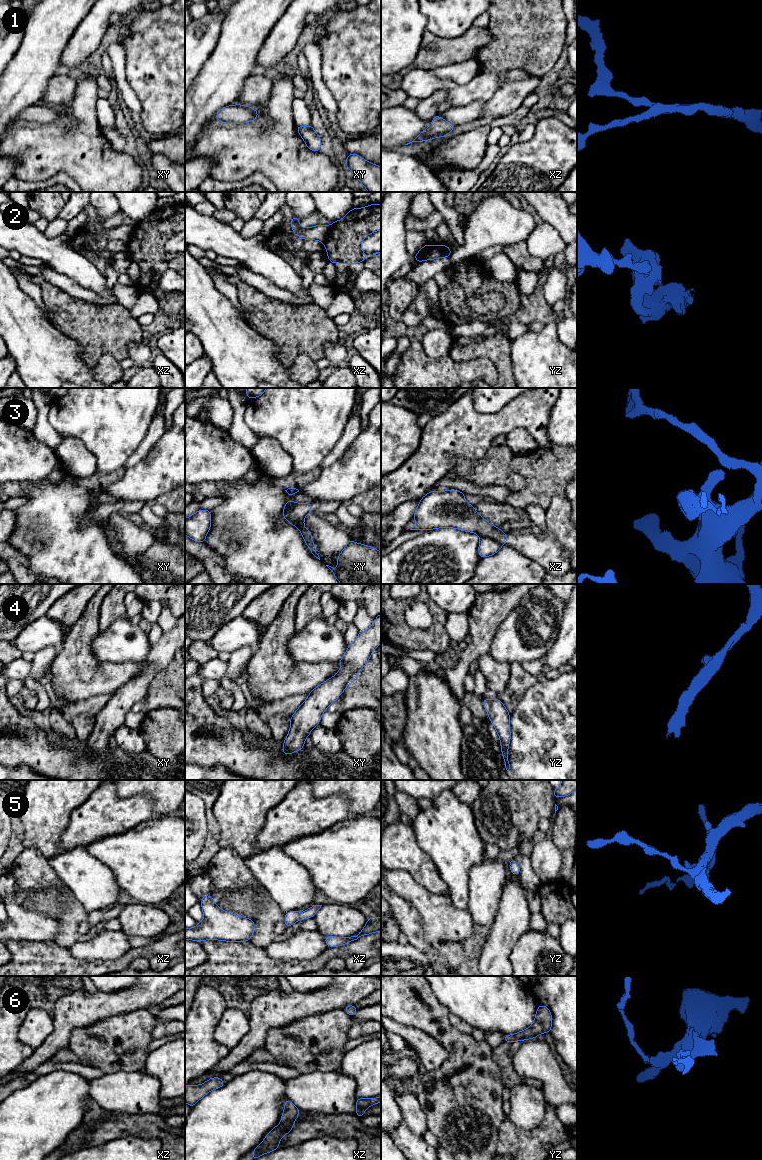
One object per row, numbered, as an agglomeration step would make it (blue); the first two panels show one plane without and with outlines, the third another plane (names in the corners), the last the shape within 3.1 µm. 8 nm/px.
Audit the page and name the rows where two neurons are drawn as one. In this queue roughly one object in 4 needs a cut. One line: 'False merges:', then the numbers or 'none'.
False merges: 2, 3

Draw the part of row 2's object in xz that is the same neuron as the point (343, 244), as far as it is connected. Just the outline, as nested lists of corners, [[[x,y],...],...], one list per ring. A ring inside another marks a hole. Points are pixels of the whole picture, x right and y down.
[[[370,204],[363,208],[352,208],[341,220],[330,226],[324,247],[328,261],[333,264],[357,264],[368,257],[361,251],[362,240],[381,230],[381,204]]]

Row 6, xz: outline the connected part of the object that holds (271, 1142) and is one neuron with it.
[[[287,1098],[284,1101],[285,1108],[282,1113],[281,1122],[274,1127],[264,1138],[262,1143],[252,1151],[252,1160],[256,1160],[263,1154],[277,1150],[280,1139],[291,1132],[294,1122],[300,1115],[299,1109]]]

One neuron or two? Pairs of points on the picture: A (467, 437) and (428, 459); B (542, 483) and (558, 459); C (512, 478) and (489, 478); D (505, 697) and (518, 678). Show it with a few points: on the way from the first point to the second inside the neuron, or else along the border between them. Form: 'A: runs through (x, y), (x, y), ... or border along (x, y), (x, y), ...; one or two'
A: runs through (457, 437), (452, 437), (438, 451); one
B: runs through (546, 477), (556, 465); one
C: runs through (506, 478), (495, 478); one
D: runs through (510, 692), (518, 683); one

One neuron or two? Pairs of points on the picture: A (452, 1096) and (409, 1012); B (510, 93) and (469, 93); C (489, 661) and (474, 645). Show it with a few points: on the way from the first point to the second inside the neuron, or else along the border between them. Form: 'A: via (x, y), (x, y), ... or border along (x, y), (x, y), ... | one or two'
A: via (445, 1073), (452, 1066), (452, 1046), (432, 1026) | one
B: border along (515, 80), (504, 83), (486, 101) | two
C: border along (487, 651), (477, 660) | two

